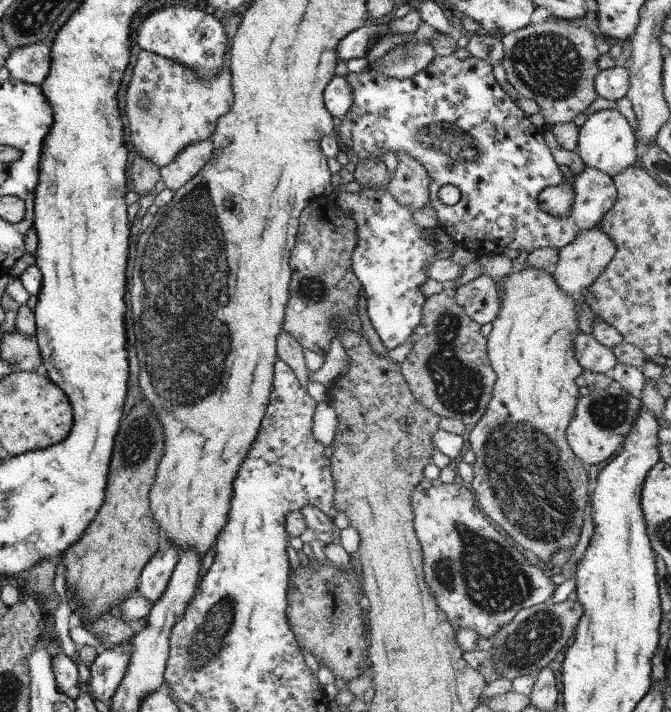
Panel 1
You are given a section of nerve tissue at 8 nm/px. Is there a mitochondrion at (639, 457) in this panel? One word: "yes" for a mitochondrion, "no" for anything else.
no

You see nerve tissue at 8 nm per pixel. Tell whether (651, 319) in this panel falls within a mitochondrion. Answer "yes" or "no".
no

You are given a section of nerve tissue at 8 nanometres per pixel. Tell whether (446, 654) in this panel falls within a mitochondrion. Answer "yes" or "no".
no

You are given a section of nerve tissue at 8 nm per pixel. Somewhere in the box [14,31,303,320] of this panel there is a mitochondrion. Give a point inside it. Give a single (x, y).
(146, 103)

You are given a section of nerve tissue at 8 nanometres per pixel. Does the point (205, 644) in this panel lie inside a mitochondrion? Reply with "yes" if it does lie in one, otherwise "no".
yes

